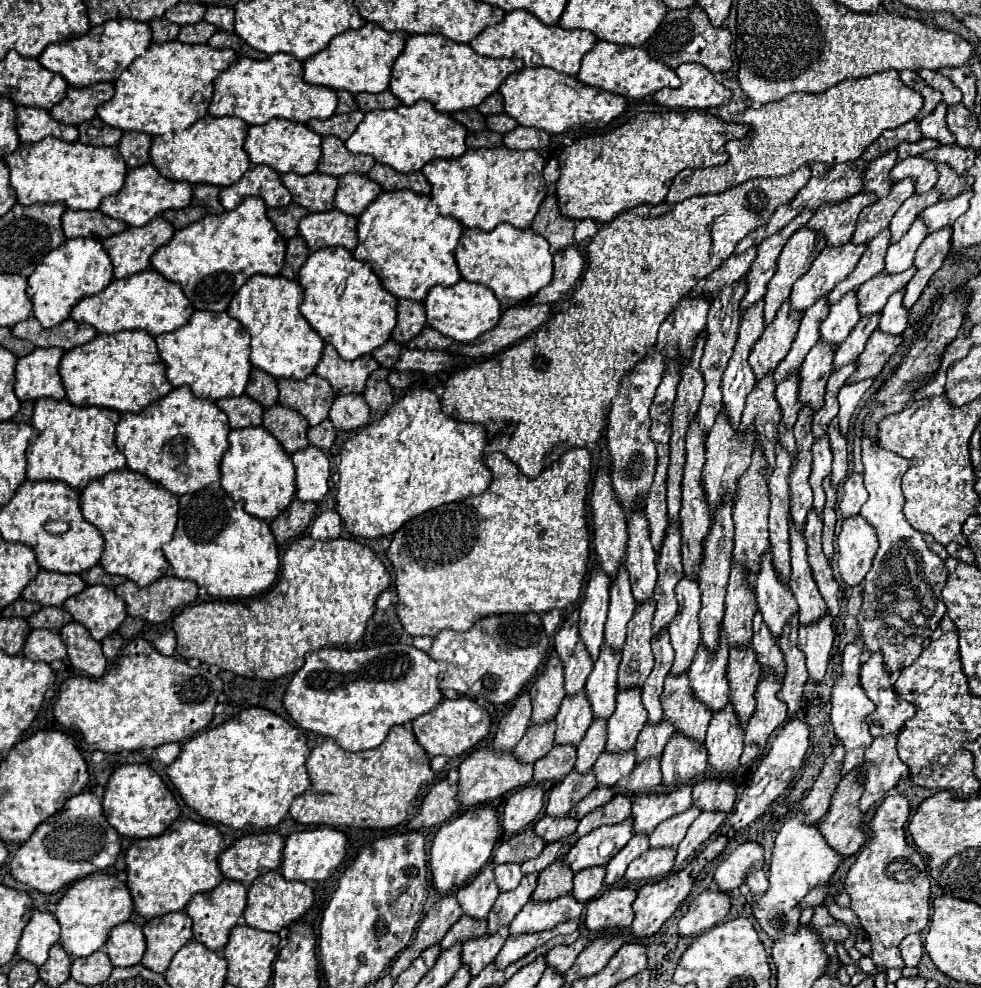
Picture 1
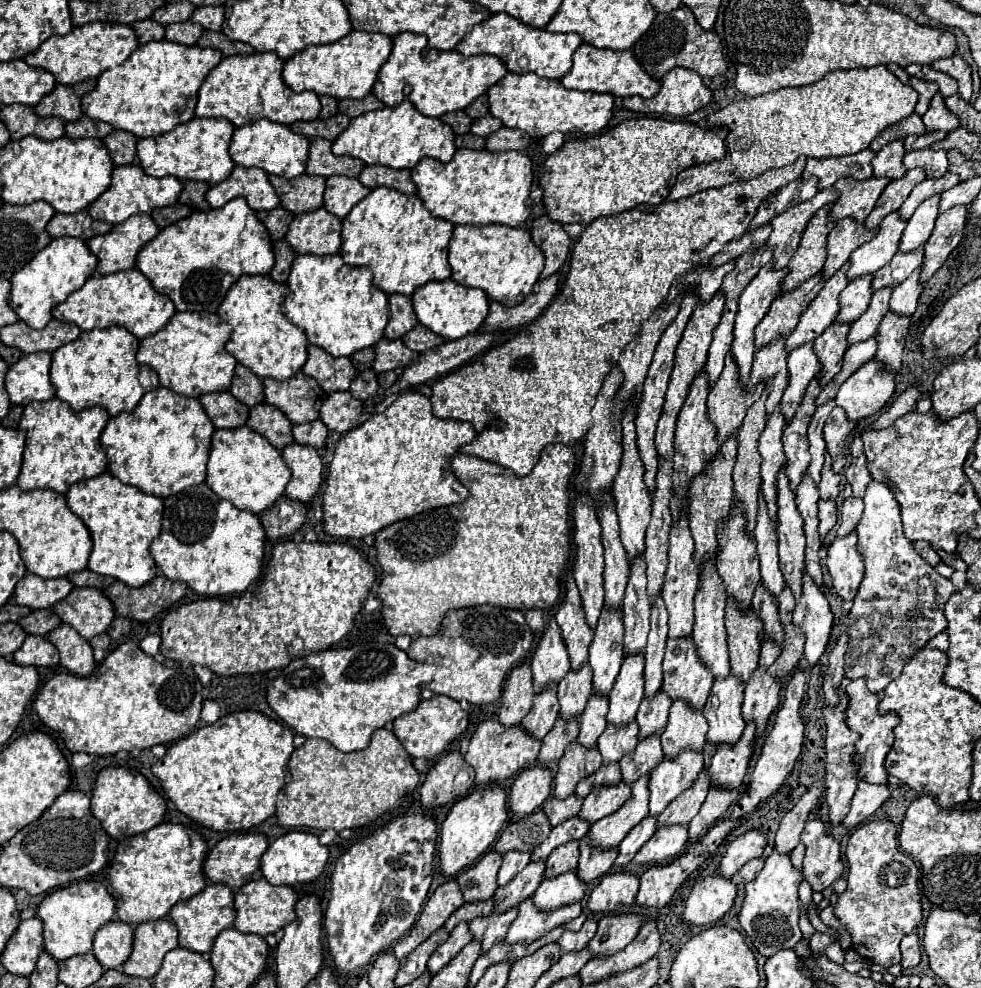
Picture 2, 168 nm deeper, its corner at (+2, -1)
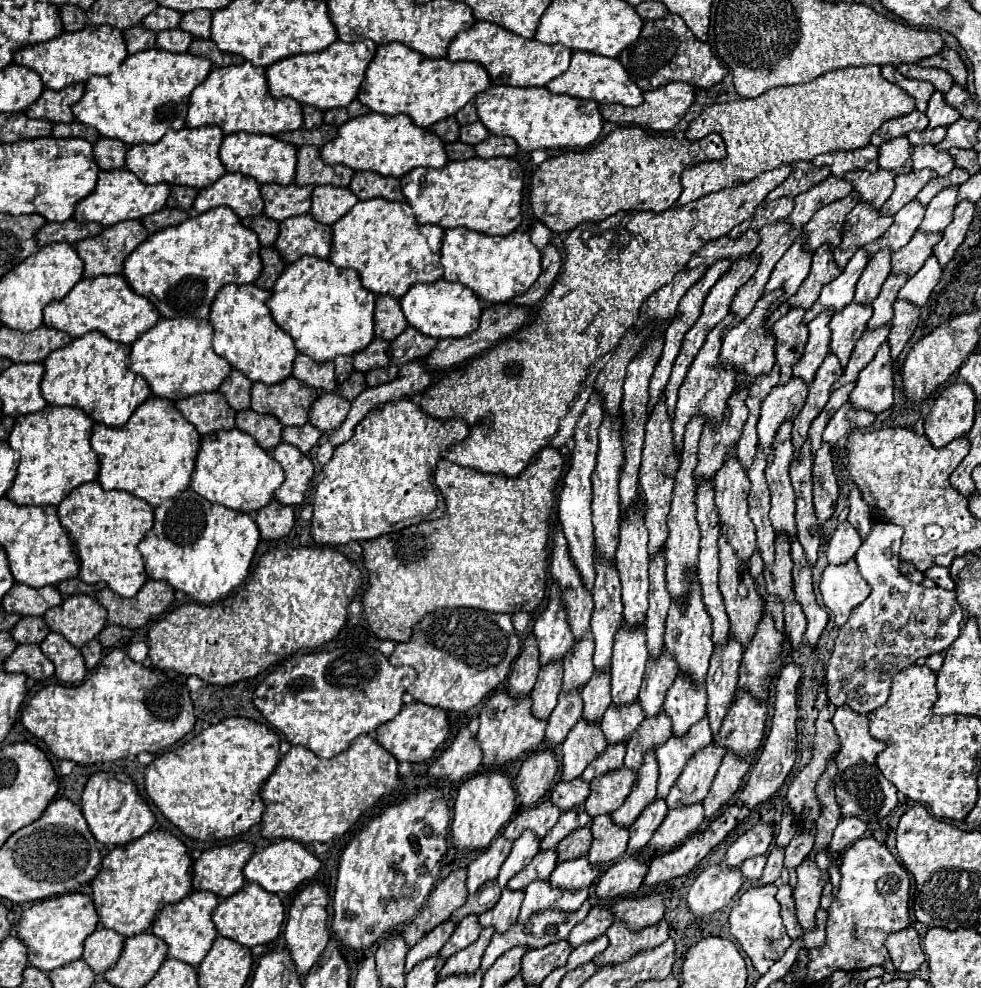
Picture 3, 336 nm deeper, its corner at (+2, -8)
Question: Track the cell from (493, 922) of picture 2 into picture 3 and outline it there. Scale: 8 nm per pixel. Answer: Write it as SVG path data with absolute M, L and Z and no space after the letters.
M504 888L498 904L480 916L480 924L482 926L494 926L496 932L508 930L518 920L522 898L524 898L522 890L506 890Z

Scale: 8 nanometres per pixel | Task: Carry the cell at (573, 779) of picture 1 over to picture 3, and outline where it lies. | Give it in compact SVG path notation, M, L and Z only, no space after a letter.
M584 718L568 732L562 742L562 780L570 782L582 776L584 768L596 760L606 748L600 722L586 722Z

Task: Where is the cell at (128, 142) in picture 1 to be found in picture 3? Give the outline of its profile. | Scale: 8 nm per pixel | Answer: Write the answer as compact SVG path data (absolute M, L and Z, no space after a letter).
M98 138L94 144L94 158L100 170L114 170L124 168L124 156L126 156L126 144L110 138Z

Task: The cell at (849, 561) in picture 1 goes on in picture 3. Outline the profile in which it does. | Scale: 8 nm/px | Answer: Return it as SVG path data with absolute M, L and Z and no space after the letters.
M850 560L840 566L828 566L820 580L820 592L826 608L840 628L850 618L852 610L870 596L870 586L858 574L856 562Z

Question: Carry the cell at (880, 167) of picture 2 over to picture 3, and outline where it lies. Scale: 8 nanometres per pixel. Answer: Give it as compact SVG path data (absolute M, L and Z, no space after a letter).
M906 136L896 138L892 142L884 142L880 146L880 166L884 170L892 170L894 174L906 174L912 170L912 162L910 162L910 152L912 146L908 142Z

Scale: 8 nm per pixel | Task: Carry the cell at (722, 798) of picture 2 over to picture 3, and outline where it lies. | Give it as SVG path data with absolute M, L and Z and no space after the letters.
M728 752L724 754L724 760L722 760L722 764L714 776L710 794L704 798L706 818L712 818L716 812L722 810L722 806L726 802L732 800L732 796L736 794L736 790L742 784L744 774L748 772L750 764L752 764L752 760L742 758L738 754L728 754Z

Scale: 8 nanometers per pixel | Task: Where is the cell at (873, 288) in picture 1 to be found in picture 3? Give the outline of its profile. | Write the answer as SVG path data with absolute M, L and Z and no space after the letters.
M918 230L912 240L892 254L892 272L914 276L926 258L932 254L936 242L942 240L942 232L922 232Z

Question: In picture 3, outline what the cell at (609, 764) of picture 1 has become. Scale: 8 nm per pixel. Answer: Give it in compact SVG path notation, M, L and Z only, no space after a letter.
M634 702L634 706L610 706L602 718L602 730L608 744L628 740L642 718L646 718L646 714L642 714L640 702Z

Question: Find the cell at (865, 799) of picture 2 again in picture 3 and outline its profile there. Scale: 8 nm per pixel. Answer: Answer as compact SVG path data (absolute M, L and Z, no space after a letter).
M844 818L844 820L840 820L840 824L834 830L832 842L828 846L830 854L842 852L846 846L850 846L856 840L860 840L864 836L864 832L866 832L866 822L862 822L858 818Z

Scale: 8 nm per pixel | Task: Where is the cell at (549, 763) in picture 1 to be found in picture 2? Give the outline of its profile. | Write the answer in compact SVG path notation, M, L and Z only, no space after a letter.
M558 719L554 729L546 735L546 739L542 739L542 749L538 755L538 763L540 765L550 765L554 761L560 761L566 747L576 741L578 737L578 721L562 721Z

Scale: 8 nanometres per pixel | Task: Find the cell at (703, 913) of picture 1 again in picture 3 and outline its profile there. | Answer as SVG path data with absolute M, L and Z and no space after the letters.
M708 866L700 872L688 892L688 906L694 914L712 914L722 910L734 894L742 888L742 872L740 868L728 866Z

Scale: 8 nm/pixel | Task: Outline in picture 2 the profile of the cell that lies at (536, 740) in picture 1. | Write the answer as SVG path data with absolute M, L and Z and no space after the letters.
M556 685L548 687L548 691L542 691L534 697L534 707L522 719L520 727L534 739L542 741L554 727L558 719L558 699L556 699Z

